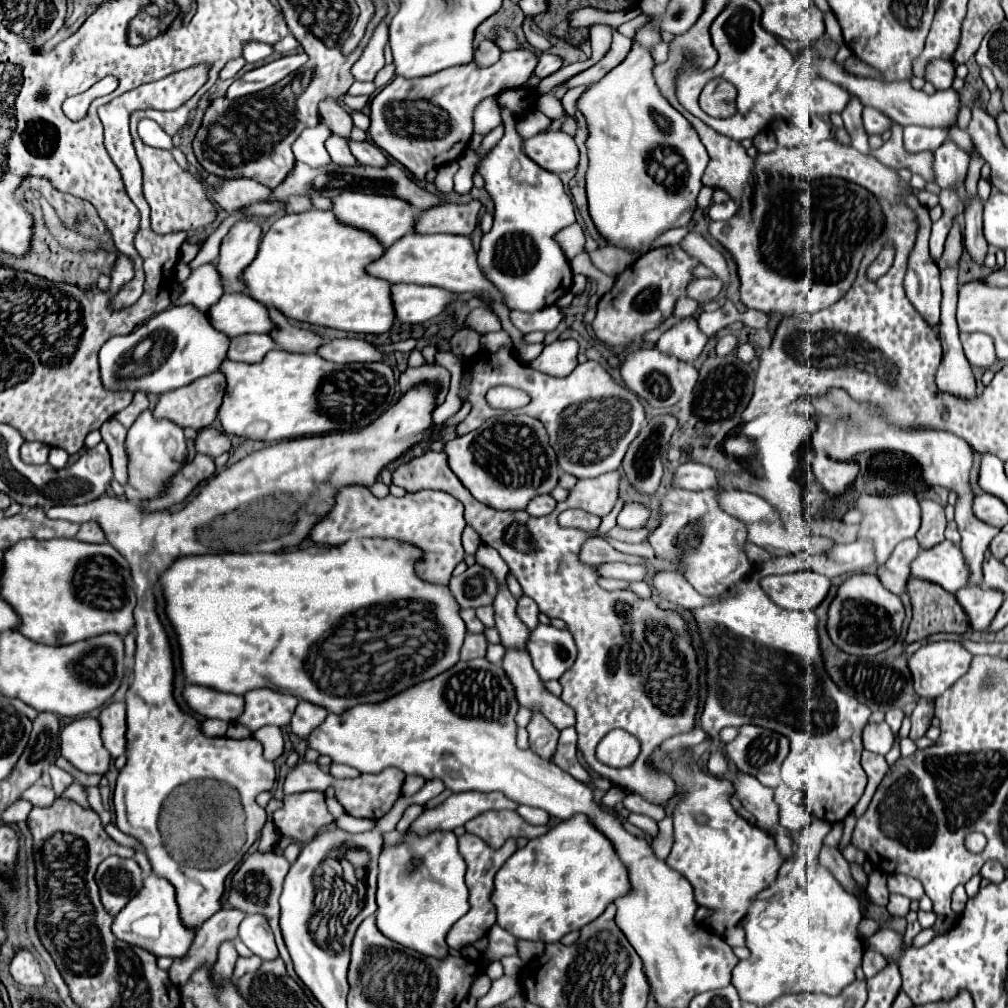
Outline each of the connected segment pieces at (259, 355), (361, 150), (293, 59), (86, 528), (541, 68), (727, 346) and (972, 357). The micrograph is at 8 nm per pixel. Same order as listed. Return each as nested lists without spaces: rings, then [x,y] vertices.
[[[240,335],[232,339],[228,359],[242,363],[260,363],[260,359],[264,359],[264,355],[274,347],[276,343],[272,343],[270,335]]]
[[[350,141],[350,149],[352,149],[352,155],[358,159],[360,165],[370,165],[370,167],[386,167],[390,161],[386,159],[384,151],[380,147],[376,147],[374,143],[370,141],[362,141],[362,143],[356,143],[356,141]]]
[[[292,53],[292,55],[280,57],[276,61],[270,61],[270,63],[262,65],[262,67],[256,67],[252,71],[244,73],[240,79],[236,79],[228,87],[226,97],[228,99],[238,99],[238,97],[244,97],[244,95],[262,91],[262,89],[278,83],[280,79],[284,79],[292,71],[300,69],[306,61],[308,61],[308,55],[306,53]]]
[[[88,521],[88,523],[80,525],[80,531],[78,531],[76,539],[84,541],[84,543],[104,543],[106,535],[96,521]]]
[[[542,53],[542,55],[538,57],[538,65],[536,65],[536,69],[534,69],[534,75],[540,77],[540,79],[544,79],[544,77],[556,73],[560,67],[562,67],[562,59],[560,59],[560,57],[556,57],[556,55],[552,55],[552,53]]]
[[[728,333],[728,335],[724,335],[724,337],[718,339],[716,353],[718,353],[720,357],[722,357],[722,355],[730,355],[730,353],[734,353],[736,349],[738,349],[738,337],[736,337],[736,335]]]
[[[960,333],[960,341],[964,345],[966,359],[974,367],[992,367],[996,363],[996,349],[994,339],[984,333]]]

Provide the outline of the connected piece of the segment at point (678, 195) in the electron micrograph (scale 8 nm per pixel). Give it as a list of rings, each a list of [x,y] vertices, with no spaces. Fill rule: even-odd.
[[[652,17],[650,23],[636,29],[626,59],[594,83],[576,103],[588,119],[588,213],[608,245],[632,251],[636,257],[646,255],[662,233],[692,221],[696,195],[702,187],[700,177],[708,163],[706,149],[692,125],[666,103],[654,83],[654,59],[650,49],[662,41],[660,31],[660,17]],[[600,121],[604,121],[604,135],[594,135],[594,125]],[[652,147],[670,147],[682,157],[684,165],[672,169],[674,177],[670,181],[658,183],[648,175],[646,161]]]

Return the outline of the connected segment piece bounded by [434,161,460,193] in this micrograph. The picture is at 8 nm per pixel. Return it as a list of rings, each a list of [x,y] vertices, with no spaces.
[[[452,161],[452,163],[446,163],[444,167],[438,167],[438,175],[434,179],[436,187],[440,193],[450,193],[452,191],[452,177],[454,173],[458,171],[458,161]]]

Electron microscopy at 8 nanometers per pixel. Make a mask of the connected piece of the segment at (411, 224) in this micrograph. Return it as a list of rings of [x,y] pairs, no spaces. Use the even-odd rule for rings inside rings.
[[[344,191],[344,195],[336,195],[332,201],[334,201],[332,211],[342,223],[350,223],[352,227],[366,229],[380,243],[384,243],[384,247],[396,243],[396,239],[412,233],[416,227],[418,211],[404,199],[396,199],[388,195],[364,195],[356,191]]]

